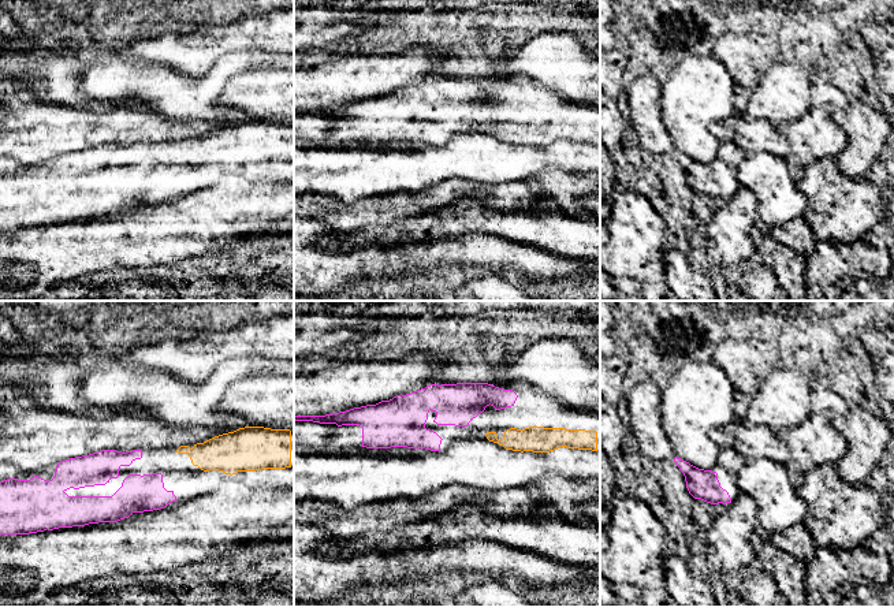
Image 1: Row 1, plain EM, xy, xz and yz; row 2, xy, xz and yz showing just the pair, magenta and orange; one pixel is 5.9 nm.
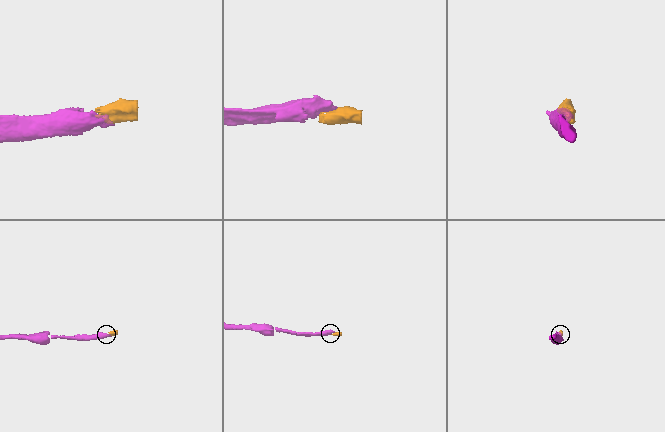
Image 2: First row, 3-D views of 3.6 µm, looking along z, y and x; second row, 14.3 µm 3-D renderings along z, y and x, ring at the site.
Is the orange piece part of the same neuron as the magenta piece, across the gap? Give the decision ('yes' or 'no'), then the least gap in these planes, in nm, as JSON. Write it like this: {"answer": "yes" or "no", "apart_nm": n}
{"answer": "yes", "apart_nm": 110}

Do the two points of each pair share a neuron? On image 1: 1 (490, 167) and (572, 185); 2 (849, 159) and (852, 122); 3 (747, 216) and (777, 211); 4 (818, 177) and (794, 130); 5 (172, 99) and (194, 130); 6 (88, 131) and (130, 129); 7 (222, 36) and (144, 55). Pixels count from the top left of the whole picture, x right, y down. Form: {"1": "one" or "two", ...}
{"1": "two", "2": "one", "3": "two", "4": "two", "5": "two", "6": "one", "7": "one"}

